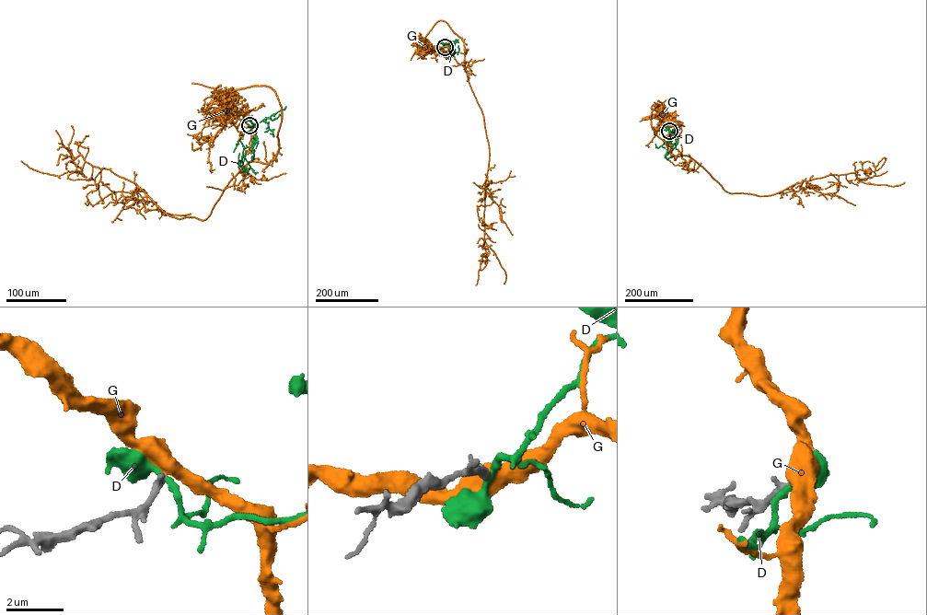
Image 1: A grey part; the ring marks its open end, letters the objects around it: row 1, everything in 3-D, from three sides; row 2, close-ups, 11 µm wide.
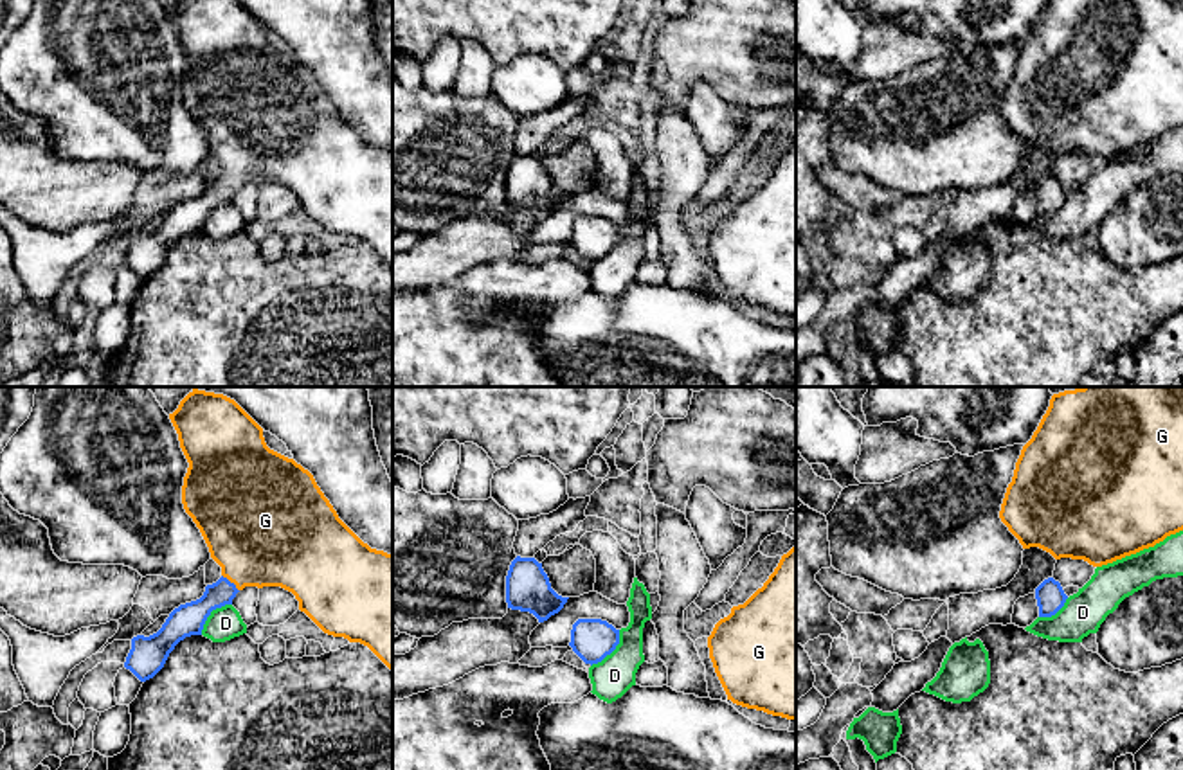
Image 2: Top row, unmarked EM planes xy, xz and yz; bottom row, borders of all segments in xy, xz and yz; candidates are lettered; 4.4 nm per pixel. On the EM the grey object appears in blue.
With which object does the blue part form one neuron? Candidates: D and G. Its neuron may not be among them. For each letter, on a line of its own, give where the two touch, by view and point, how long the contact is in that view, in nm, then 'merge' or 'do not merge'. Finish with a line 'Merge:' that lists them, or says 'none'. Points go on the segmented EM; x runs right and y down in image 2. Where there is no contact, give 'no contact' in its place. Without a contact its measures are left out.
D: meets blue in xy at (209, 614); contact 200 nm long; do not merge
G: meets blue in xy at (229, 581); contact 110 nm long; merge
Merge: G

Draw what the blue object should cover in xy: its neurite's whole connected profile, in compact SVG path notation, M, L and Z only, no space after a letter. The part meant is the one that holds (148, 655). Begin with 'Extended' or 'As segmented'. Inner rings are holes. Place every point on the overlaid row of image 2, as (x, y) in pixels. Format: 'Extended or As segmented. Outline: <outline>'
Extended. Outline: M193 389L178 405L178 408L169 414L169 419L178 434L180 448L189 462L187 473L182 486L182 504L185 513L193 518L200 529L211 558L221 567L221 578L205 586L205 592L200 599L180 604L175 608L162 628L149 635L137 635L131 639L131 649L126 657L124 667L130 669L140 682L153 678L166 664L169 653L175 646L191 635L202 635L203 624L212 610L225 604L232 604L232 599L245 586L281 586L295 595L299 601L299 610L304 612L324 633L333 637L344 637L349 642L360 642L367 646L391 671L393 671L393 554L384 551L371 549L364 543L337 515L330 500L324 497L317 486L313 475L297 464L293 459L288 459L274 450L270 450L263 437L263 428L230 398L223 394L205 392Z

